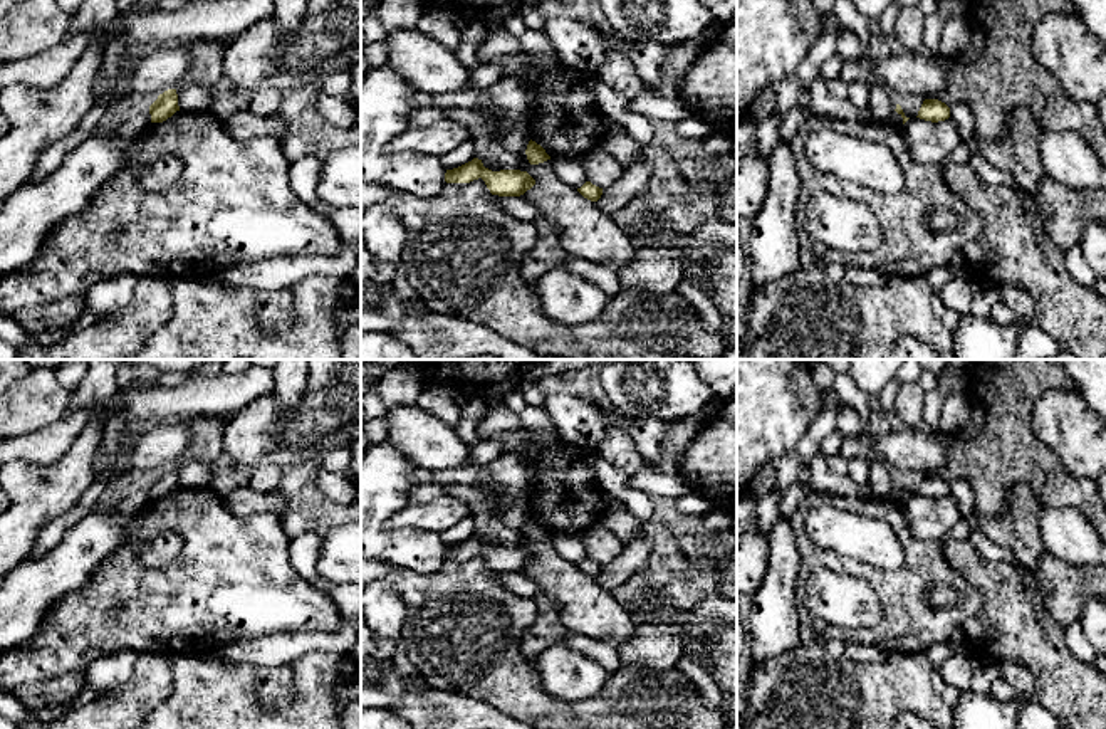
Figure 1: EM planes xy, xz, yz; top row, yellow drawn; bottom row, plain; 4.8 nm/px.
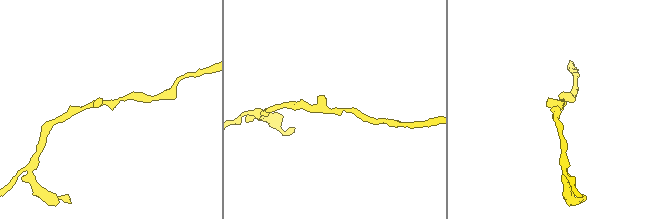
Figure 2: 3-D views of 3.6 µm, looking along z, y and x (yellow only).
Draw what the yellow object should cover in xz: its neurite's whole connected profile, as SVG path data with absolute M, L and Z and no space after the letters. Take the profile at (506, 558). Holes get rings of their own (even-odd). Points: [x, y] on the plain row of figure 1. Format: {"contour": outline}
{"contour": "M478 534L445 549L446 559L470 559L478 554L485 558L492 571L498 573L520 573L535 561L535 556L527 548L492 548Z"}

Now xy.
{"contour": "M168 465L149 482L151 499L163 499L176 487L180 487L176 465Z"}

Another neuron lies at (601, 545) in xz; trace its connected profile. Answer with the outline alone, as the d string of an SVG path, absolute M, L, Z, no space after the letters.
M599 519L584 532L584 546L587 558L604 566L621 554L624 543Z

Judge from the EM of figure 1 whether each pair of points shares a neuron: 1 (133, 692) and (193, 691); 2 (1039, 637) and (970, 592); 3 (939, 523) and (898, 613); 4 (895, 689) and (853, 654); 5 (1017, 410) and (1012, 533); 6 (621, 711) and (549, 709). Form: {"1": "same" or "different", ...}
{"1": "different", "2": "different", "3": "different", "4": "different", "5": "different", "6": "same"}

